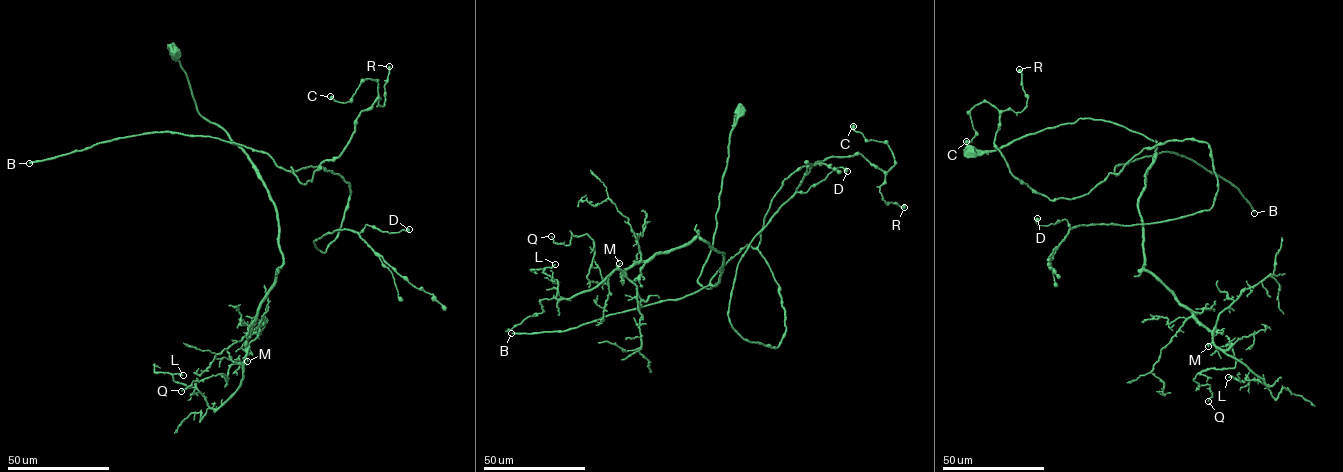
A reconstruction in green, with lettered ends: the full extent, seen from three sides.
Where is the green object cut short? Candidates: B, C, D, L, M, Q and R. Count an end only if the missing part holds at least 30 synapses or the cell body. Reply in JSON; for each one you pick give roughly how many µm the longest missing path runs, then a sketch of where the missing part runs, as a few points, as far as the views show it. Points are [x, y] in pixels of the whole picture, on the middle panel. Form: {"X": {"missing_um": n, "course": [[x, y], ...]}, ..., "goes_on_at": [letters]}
{"B": {"missing_um": 400}, "goes_on_at": ["B"]}

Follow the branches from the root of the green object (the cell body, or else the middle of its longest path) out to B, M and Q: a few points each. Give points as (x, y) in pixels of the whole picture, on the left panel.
B: (172, 52), (186, 74), (199, 114), (225, 131), (231, 141), (153, 132), (29, 163)
M: (172, 52), (186, 74), (199, 114), (245, 151), (276, 210), (283, 265), (253, 320), (246, 344), (247, 361)
Q: (172, 52), (199, 114), (264, 183), (283, 260), (243, 368), (181, 391)

